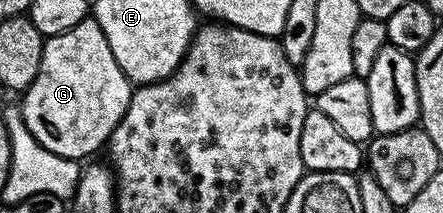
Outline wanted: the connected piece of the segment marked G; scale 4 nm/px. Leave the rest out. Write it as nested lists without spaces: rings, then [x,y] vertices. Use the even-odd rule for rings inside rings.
[[[88,18],[77,22],[73,30],[65,30],[65,34],[44,39],[37,78],[33,78],[21,96],[23,121],[29,134],[45,150],[83,162],[111,139],[117,122],[121,122],[129,106],[132,91],[133,85],[121,66],[117,66],[117,58],[113,58],[101,26]]]

